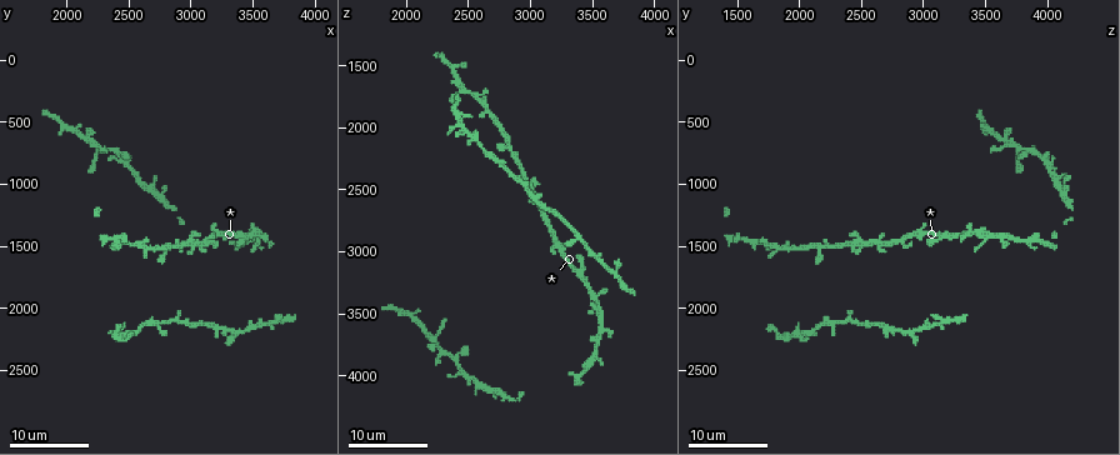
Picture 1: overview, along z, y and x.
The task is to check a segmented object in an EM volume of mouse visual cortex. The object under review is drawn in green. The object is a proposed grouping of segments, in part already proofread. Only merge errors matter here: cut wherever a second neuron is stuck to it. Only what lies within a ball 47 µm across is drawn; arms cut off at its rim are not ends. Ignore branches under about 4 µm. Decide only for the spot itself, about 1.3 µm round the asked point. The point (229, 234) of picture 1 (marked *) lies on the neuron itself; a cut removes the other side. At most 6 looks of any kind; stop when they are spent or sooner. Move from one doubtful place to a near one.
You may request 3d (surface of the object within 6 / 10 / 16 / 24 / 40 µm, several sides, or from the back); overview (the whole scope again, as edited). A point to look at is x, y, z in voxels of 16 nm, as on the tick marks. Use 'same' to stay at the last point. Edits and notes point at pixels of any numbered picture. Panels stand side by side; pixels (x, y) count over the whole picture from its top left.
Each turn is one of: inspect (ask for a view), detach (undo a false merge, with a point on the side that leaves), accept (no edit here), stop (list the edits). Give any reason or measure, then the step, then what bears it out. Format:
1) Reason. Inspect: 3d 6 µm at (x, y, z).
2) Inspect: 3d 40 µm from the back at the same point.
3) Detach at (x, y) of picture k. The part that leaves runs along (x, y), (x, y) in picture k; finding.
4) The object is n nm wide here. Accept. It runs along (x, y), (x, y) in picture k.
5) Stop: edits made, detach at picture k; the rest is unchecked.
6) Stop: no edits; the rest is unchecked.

Three arms meet. Inspect: 3d 16 µm at (2680, 2120, 2220).

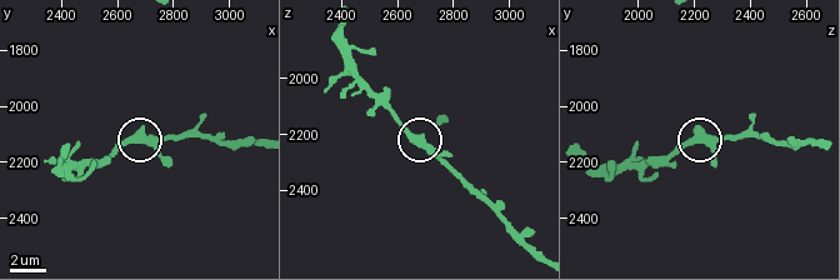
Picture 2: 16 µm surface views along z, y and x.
Inspect: 3d 10 µm at (2680, 2120, 2230).

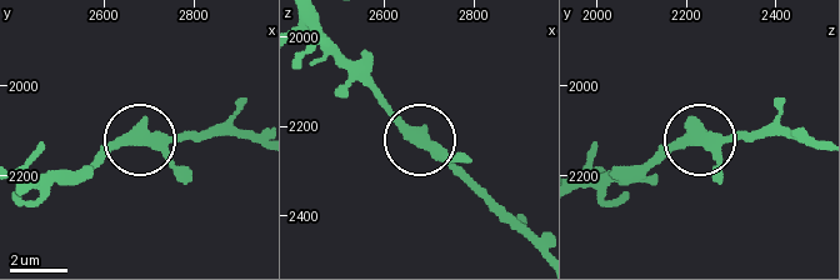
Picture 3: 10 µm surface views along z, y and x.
3 arms meet here. Accept. All the same neuron.

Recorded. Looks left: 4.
Thin arm on a thick one. Inspect: 3d 24 µm at (2980, 1460, 2420).

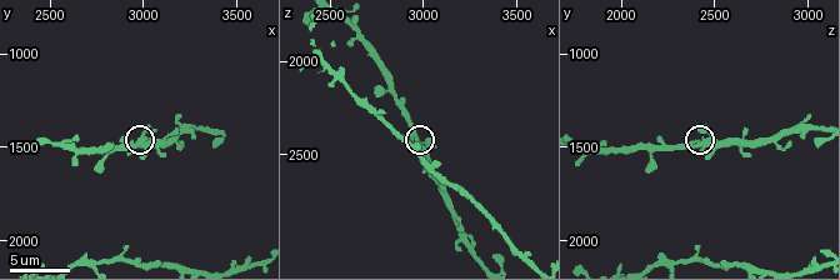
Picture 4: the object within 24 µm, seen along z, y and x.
Closer look. Inspect: 3d 10 µm at (2980, 1480, 2440).

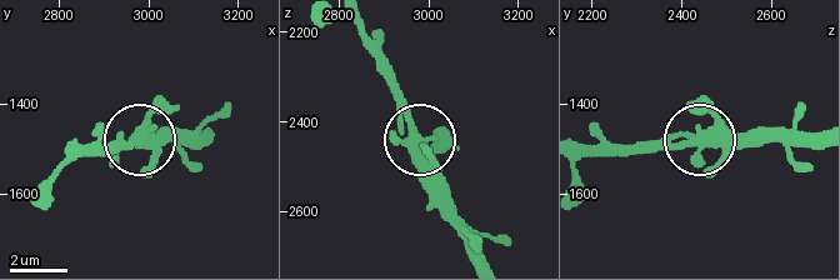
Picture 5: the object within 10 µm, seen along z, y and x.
4 arms meet here. Accept. It runs along (814, 133), (638, 140) in picture 5; one neuron here.

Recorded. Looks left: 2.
Three-way junction. Inspect: 3d 16 µm at (2820, 1520, 2140).

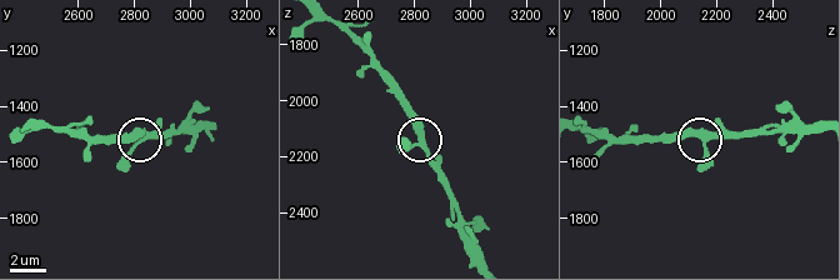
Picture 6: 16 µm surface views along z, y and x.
Inspect: 3d 16 µm from the back at (2810, 1520, 2150).

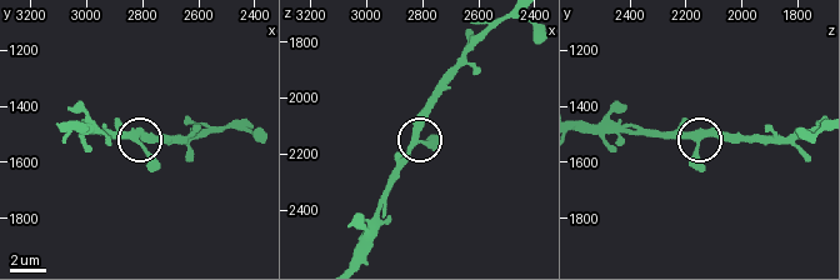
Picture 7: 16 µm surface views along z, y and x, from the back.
The side arm is 19 µm long. Accept. It runs along (353, 256), (394, 166), (416, 140), (418, 118), (431, 93) in picture 7; continuous, no second neuron.

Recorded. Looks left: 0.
Stop: no edits; the rest is unchecked.

